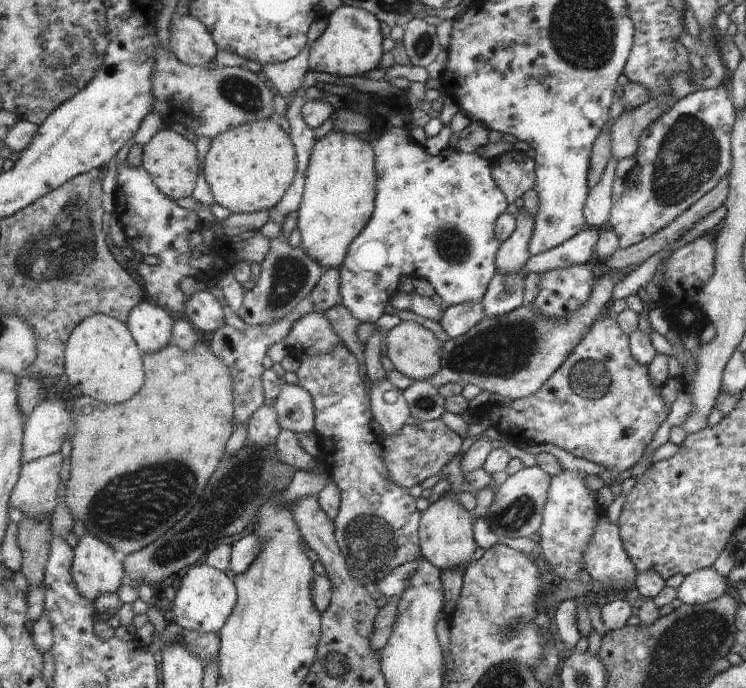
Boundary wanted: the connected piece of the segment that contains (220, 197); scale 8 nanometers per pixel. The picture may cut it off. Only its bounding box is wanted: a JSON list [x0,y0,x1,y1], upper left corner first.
[205,120,299,213]

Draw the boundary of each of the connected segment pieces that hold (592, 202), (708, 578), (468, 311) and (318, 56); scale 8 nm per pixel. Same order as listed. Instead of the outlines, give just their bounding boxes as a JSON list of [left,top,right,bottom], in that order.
[[584,160,616,230],[677,568,728,605],[441,302,486,338],[311,5,384,77]]

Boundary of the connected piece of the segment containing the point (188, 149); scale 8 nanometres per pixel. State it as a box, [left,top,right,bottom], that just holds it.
[144,128,200,201]

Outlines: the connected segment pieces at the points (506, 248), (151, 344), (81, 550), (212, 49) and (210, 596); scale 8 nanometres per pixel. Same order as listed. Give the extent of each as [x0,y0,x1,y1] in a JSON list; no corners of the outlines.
[[498,208,535,274],[127,299,176,354],[75,533,127,602],[170,12,220,68],[174,562,239,633]]

